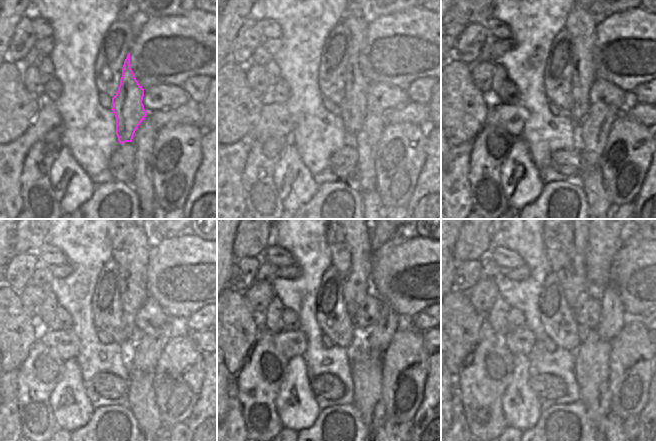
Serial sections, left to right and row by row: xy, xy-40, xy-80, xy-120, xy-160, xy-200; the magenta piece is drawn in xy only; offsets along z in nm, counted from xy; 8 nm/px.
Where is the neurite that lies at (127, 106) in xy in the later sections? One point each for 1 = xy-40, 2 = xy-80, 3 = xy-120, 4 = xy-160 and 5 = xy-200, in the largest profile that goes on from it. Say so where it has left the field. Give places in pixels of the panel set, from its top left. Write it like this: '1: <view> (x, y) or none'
1: xy-40 (353, 110)
2: xy-80 (580, 23)
3: xy-120 (130, 249)
4: xy-160 (348, 241)
5: xy-200 (565, 239)

